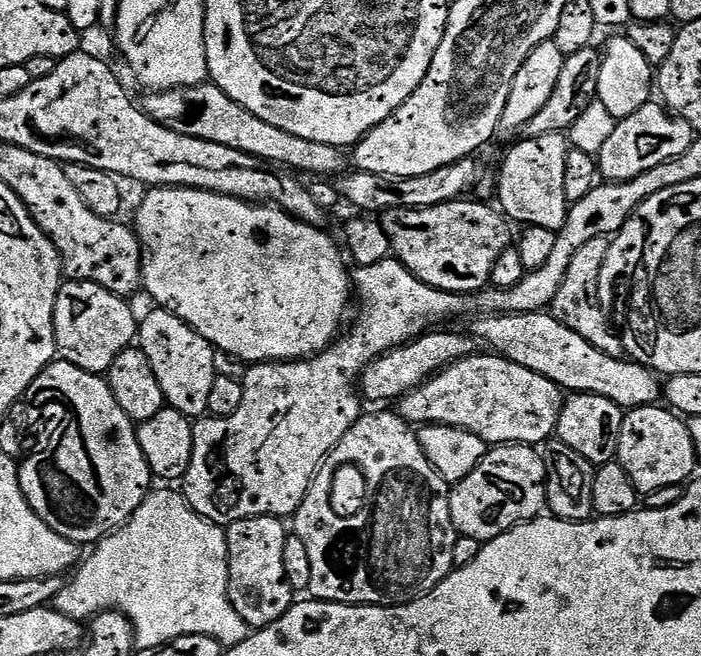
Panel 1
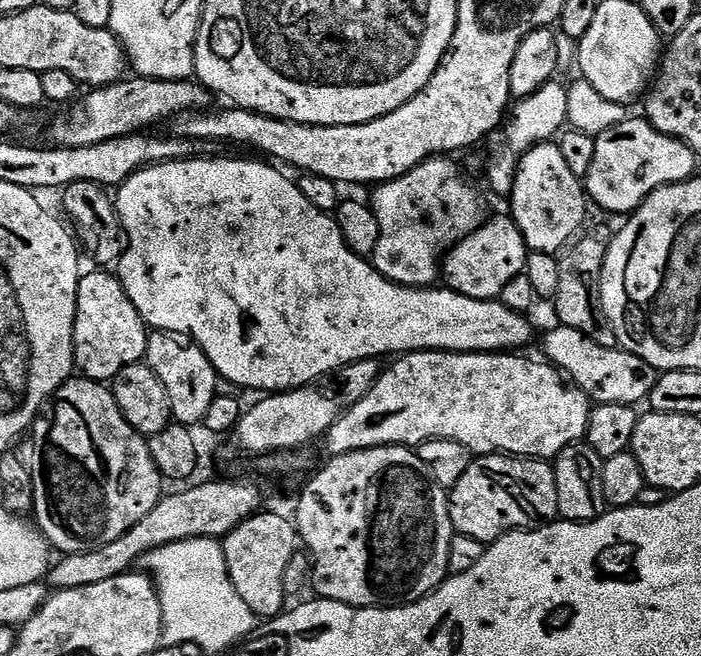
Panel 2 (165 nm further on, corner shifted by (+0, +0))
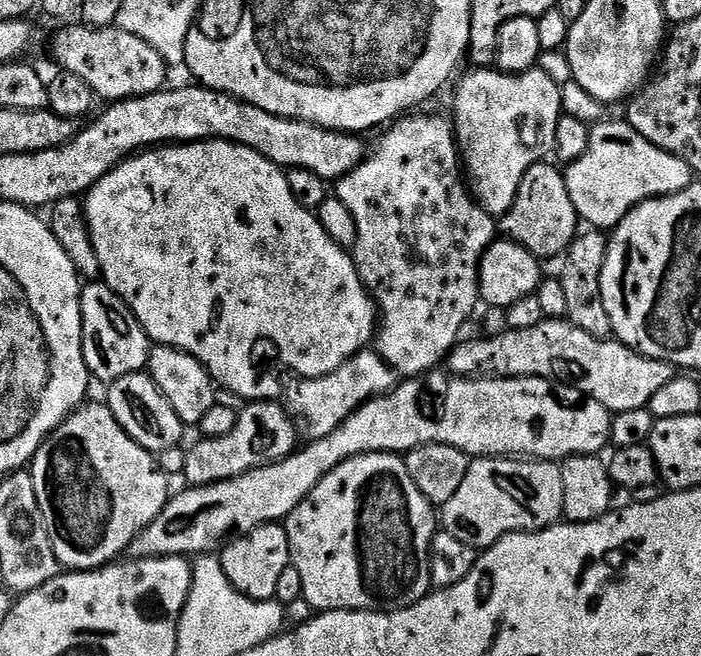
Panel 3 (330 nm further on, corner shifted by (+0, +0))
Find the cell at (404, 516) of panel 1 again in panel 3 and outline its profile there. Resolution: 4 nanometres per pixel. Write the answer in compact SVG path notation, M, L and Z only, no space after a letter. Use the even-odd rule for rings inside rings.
M366 452L363 456L355 456L353 460L342 462L310 494L301 502L296 509L289 514L286 527L288 529L288 541L292 551L292 564L302 574L302 597L303 603L308 603L310 607L316 608L317 613L321 612L341 612L350 610L351 612L378 612L381 610L391 610L393 608L409 608L416 604L433 591L432 583L432 540L438 531L438 512L418 490L414 478L408 469L408 461L403 455L394 452Z

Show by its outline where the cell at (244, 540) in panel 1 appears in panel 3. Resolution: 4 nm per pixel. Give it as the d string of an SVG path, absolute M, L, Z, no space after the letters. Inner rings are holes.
M280 522L258 526L254 530L229 539L223 545L219 557L222 570L226 570L226 578L230 578L237 592L252 600L271 600L278 590L282 570L286 570L292 564L288 529Z

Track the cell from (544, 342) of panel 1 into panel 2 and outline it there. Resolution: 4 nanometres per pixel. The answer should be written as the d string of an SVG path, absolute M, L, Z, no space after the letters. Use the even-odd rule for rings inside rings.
M227 154L215 158L197 158L195 160L175 160L165 164L152 164L142 168L119 185L114 192L116 216L120 219L123 239L128 239L128 249L120 260L118 279L126 290L130 302L138 310L145 325L157 332L176 332L180 336L189 336L210 358L216 367L217 377L229 380L240 388L257 388L260 394L288 392L292 388L317 380L327 372L338 370L347 364L359 360L374 360L391 357L393 354L410 352L491 352L504 354L509 350L520 350L523 344L532 340L532 324L527 315L508 309L499 299L479 300L466 298L461 292L453 292L447 286L429 286L426 288L407 288L405 284L396 284L387 280L377 268L372 267L365 257L354 254L348 243L342 238L340 227L329 213L318 210L302 194L299 183L279 172L279 167L260 160L231 160Z

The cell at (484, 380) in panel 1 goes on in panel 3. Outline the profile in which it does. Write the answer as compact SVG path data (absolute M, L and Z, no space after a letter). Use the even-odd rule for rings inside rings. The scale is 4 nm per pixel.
M484 374L479 378L455 378L448 385L440 384L433 390L432 396L424 396L420 400L420 395L423 394L424 388L420 385L419 379L405 380L404 383L398 385L393 392L387 392L385 396L375 396L374 399L368 400L354 414L350 414L350 418L346 418L346 422L342 422L340 426L332 434L326 434L326 438L314 440L305 443L299 450L292 453L287 460L279 460L277 464L267 464L261 468L250 470L241 476L235 476L229 480L223 480L217 484L201 484L199 486L185 487L185 492L180 492L171 497L168 505L158 514L158 518L154 518L154 522L150 522L150 526L146 526L141 532L136 535L134 542L129 546L127 555L134 560L145 560L146 558L158 558L159 556L186 556L189 558L195 557L197 554L208 554L213 550L219 549L229 538L235 537L237 534L243 534L254 530L263 524L271 524L273 522L287 521L298 505L310 494L310 490L314 490L314 486L318 486L318 482L322 482L322 478L326 478L326 474L330 474L330 470L334 470L342 462L353 460L355 456L363 456L366 452L394 452L397 454L407 454L413 448L418 448L422 444L449 444L458 450L462 450L470 458L535 458L545 462L563 462L569 456L594 456L603 453L604 447L609 447L612 438L612 418L613 413L609 412L606 406L602 406L602 402L591 398L584 398L581 404L567 404L566 401L560 400L560 396L555 392L553 381L542 376L501 376L499 378Z

